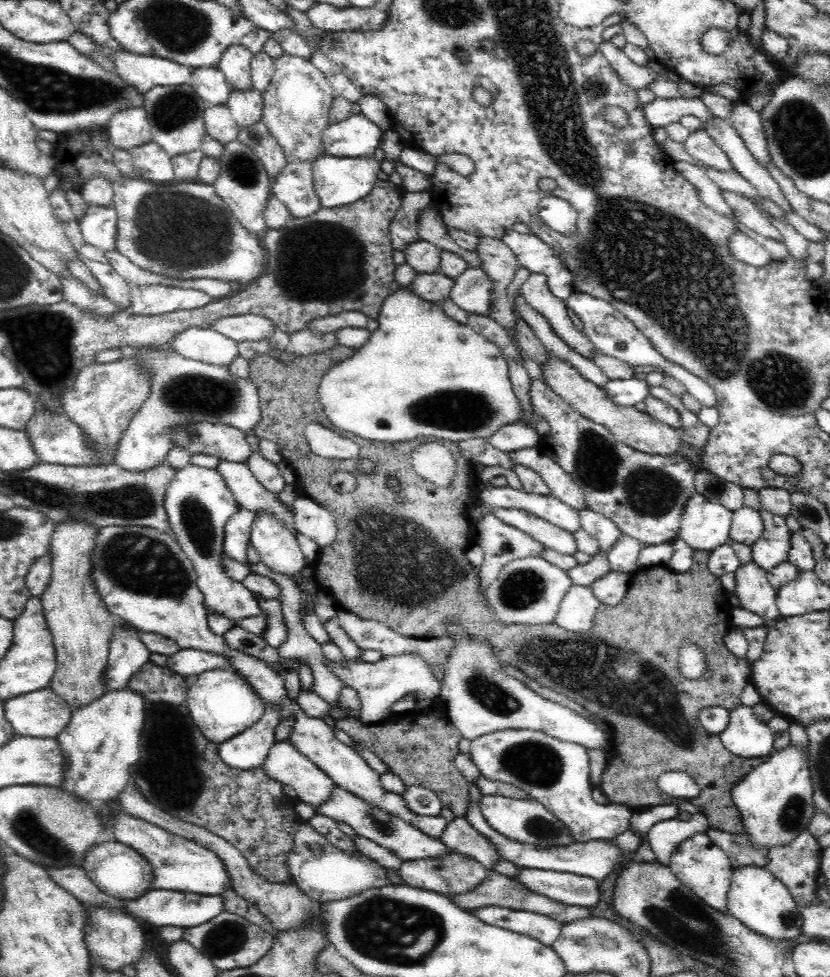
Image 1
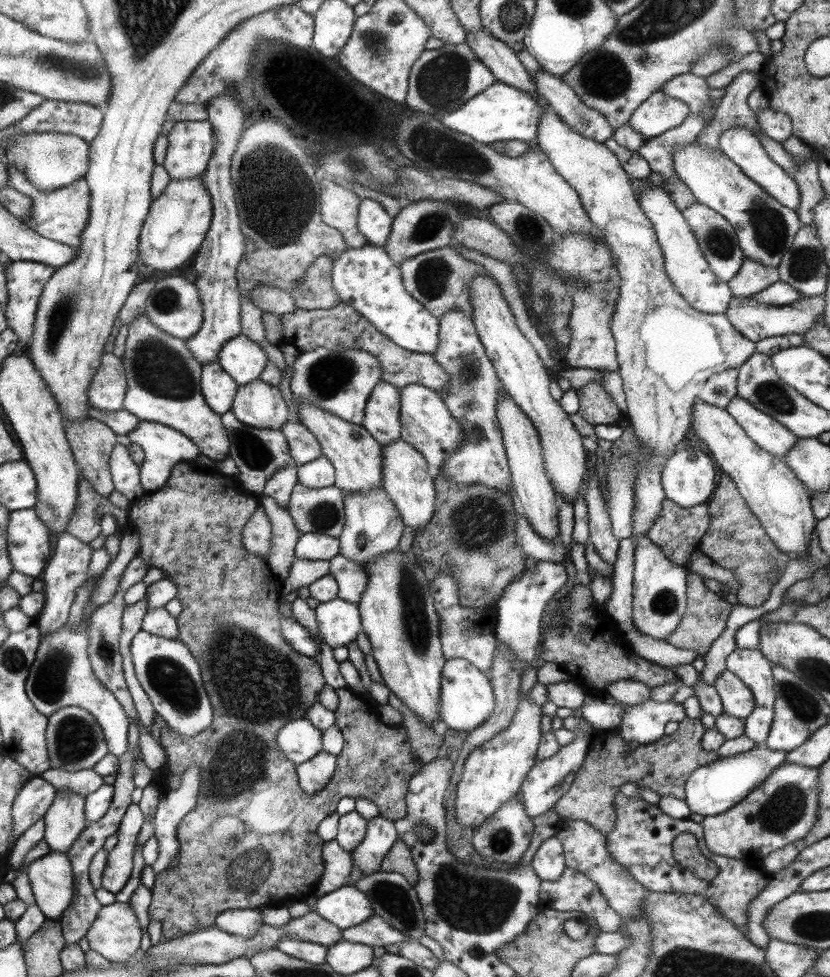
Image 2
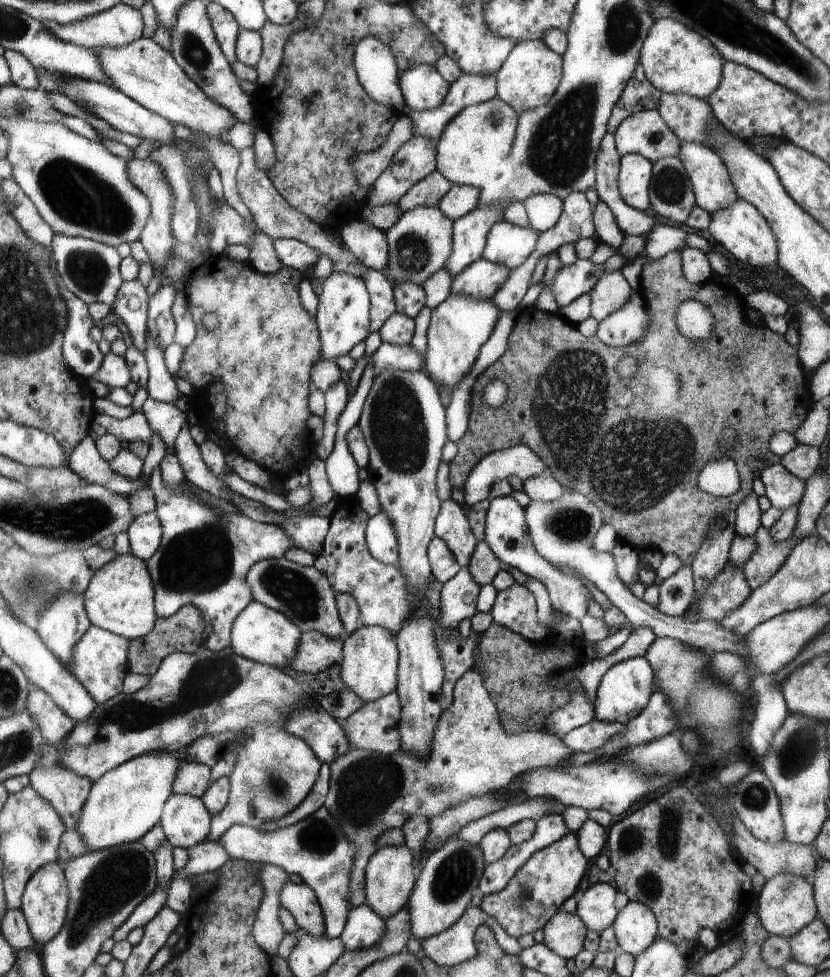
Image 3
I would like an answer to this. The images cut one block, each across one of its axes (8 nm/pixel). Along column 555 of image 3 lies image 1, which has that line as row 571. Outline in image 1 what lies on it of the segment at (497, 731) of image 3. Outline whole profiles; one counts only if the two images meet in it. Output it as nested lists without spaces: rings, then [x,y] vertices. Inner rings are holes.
[[[754,562],[740,566],[736,570],[736,598],[740,600],[740,608],[764,620],[766,626],[782,620],[782,614],[776,604],[778,590],[770,584],[768,572],[756,566]]]

